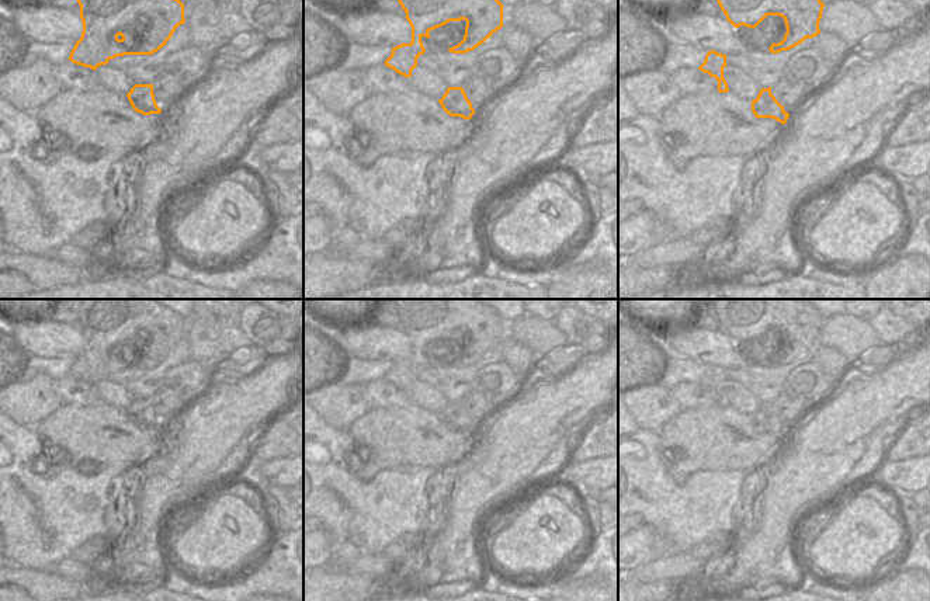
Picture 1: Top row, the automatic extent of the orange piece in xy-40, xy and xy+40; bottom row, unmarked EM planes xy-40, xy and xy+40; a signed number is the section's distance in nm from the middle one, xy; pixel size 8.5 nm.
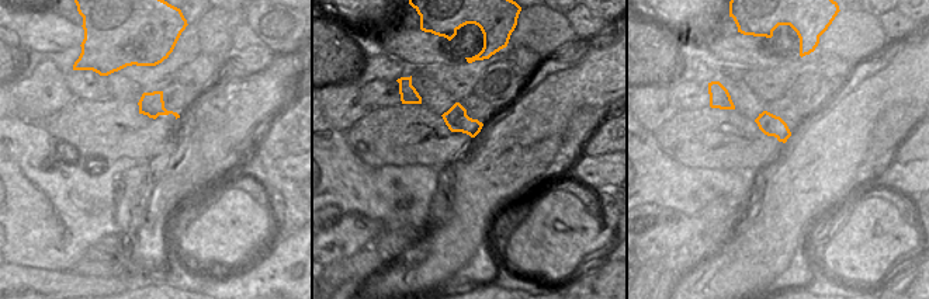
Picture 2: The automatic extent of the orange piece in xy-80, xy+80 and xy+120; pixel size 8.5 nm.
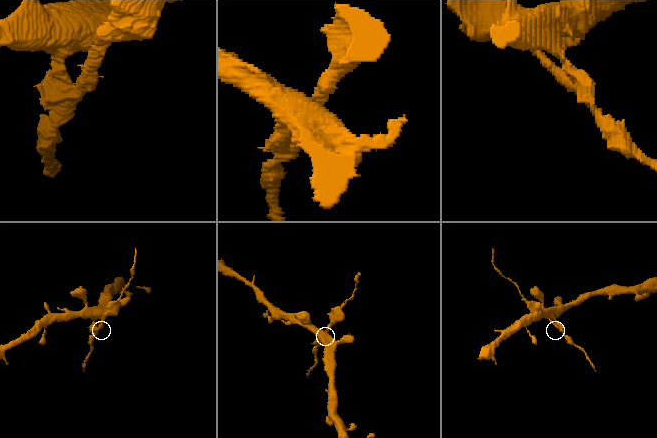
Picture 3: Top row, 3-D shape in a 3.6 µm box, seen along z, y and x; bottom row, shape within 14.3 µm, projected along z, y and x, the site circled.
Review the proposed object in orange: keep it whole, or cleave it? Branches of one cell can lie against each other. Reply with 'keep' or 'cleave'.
cleave

